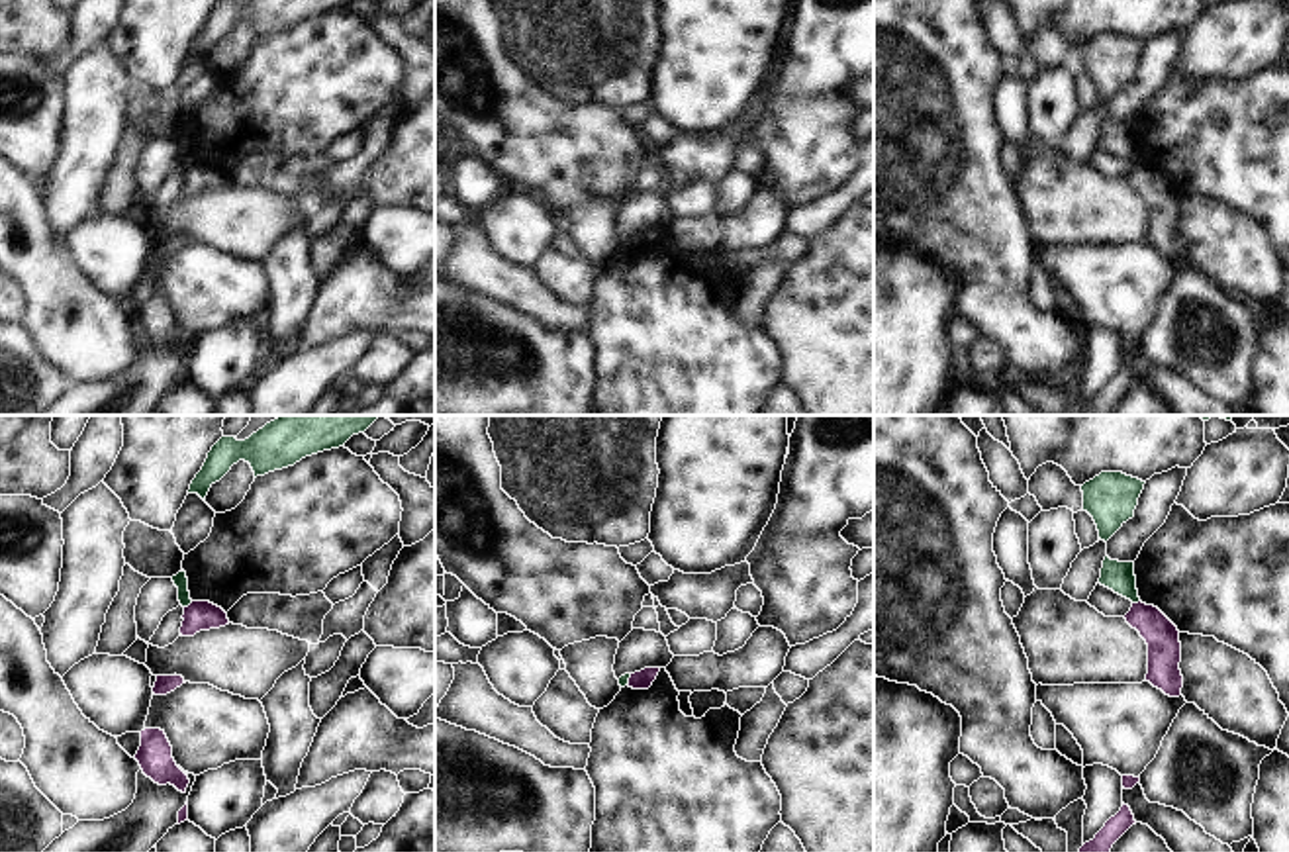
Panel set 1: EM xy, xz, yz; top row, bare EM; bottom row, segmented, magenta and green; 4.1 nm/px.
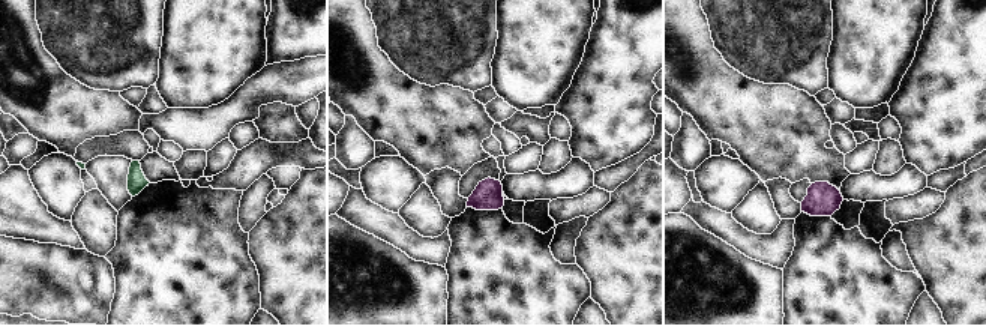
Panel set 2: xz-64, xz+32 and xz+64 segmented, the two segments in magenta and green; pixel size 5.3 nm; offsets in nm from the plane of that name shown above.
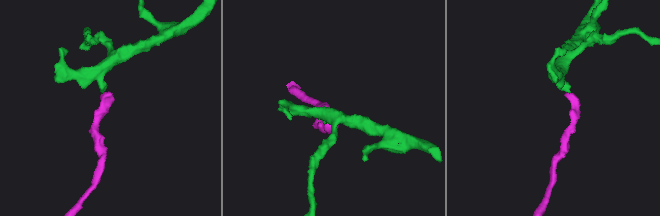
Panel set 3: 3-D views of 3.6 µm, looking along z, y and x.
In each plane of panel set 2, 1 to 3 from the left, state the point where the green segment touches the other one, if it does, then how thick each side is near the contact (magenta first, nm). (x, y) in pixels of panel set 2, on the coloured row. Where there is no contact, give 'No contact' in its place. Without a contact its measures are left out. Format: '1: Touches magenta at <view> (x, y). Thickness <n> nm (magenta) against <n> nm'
1: No contact
2: No contact
3: No contact

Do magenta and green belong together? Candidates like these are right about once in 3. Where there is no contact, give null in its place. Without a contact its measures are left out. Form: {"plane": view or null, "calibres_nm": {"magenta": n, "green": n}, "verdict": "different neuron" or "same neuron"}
{"plane": "xy", "calibres_nm": {"magenta": 130, "green": 60}, "verdict": "different neuron"}

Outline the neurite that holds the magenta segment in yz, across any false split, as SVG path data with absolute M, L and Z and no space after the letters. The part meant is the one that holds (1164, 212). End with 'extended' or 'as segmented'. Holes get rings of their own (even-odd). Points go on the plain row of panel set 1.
M1142 163L1132 165L1124 180L1148 206L1146 243L1170 259L1179 259L1183 237L1179 231L1181 204L1177 188L1158 168Z; as segmented

